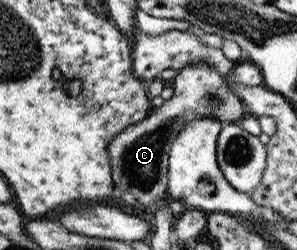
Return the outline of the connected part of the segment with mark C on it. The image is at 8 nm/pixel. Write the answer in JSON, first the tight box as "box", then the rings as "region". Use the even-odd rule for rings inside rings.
{"box":[106,62,248,208],"region":[[[192,62],[183,66],[172,80],[171,90],[172,97],[166,100],[158,108],[151,108],[145,120],[138,122],[136,125],[122,130],[112,141],[108,142],[106,151],[110,157],[110,176],[112,179],[113,189],[116,189],[118,197],[124,203],[131,205],[132,208],[149,206],[159,199],[166,199],[165,189],[168,181],[168,153],[170,145],[175,140],[175,135],[185,122],[193,118],[214,118],[223,124],[237,123],[242,118],[248,116],[244,113],[241,100],[228,88],[224,77],[207,64],[207,62]]]}

